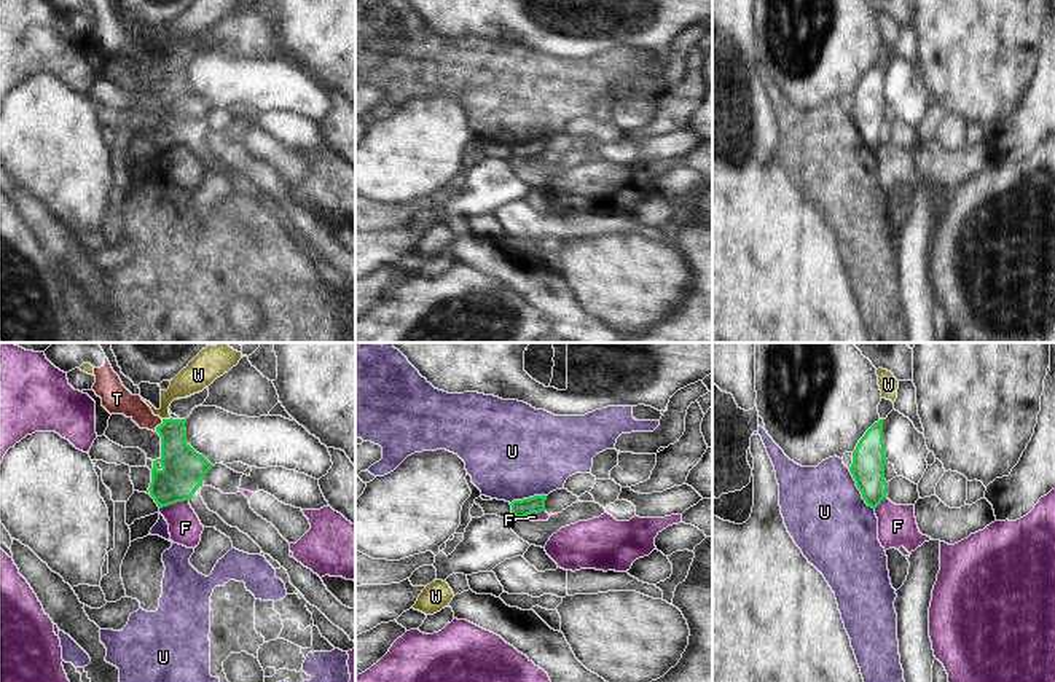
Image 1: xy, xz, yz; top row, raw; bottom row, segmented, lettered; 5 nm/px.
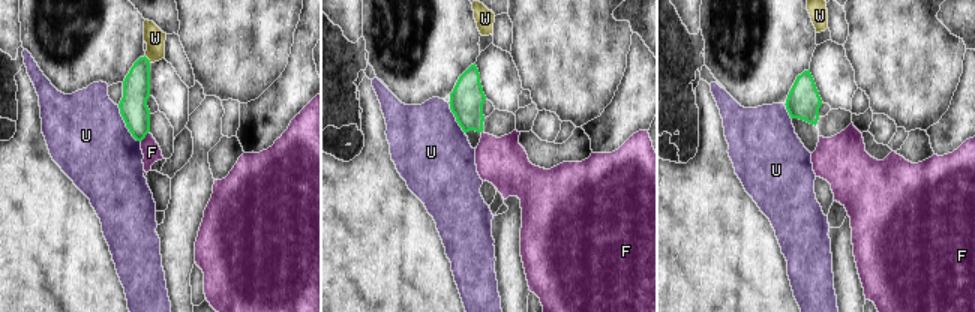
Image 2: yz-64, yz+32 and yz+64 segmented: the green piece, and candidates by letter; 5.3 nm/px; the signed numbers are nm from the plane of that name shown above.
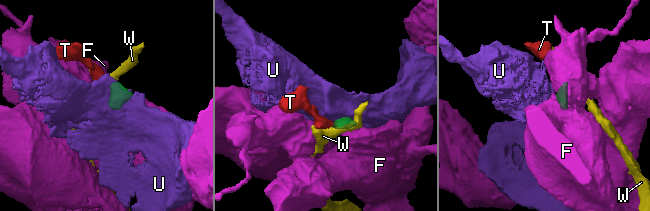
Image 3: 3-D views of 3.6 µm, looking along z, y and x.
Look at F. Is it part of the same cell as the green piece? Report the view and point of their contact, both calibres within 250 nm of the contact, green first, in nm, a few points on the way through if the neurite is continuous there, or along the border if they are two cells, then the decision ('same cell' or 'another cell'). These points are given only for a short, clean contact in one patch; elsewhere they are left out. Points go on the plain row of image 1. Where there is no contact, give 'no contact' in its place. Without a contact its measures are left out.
xy (174, 145) | 220/160 nm | along xy (188, 142), (160, 152) | another cell

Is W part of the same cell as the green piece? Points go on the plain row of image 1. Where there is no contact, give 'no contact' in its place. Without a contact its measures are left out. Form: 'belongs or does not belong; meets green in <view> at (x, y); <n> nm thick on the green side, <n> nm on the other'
does not belong; meets green in xy at (166, 62); 200 nm thick on the green side, 140 nm on the other

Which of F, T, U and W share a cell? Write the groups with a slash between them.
F / T / U / W

